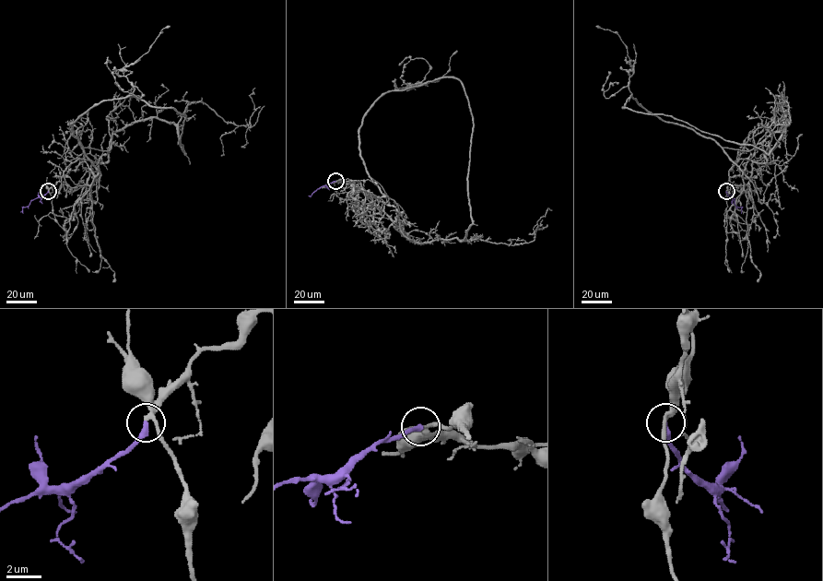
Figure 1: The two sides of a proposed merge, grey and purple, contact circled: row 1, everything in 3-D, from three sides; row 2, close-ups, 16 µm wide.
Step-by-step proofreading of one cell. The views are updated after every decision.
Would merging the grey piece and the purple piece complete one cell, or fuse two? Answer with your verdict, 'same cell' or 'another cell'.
same cell

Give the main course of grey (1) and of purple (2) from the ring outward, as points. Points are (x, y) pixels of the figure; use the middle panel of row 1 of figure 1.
1: (335, 181), (375, 197), (386, 196), (361, 157), (363, 115), (386, 93), (437, 81), (456, 50)
2: (335, 181), (317, 189), (311, 195)

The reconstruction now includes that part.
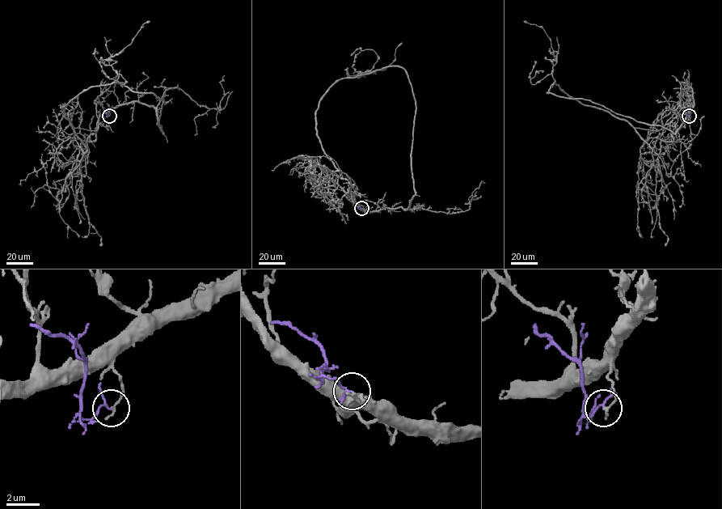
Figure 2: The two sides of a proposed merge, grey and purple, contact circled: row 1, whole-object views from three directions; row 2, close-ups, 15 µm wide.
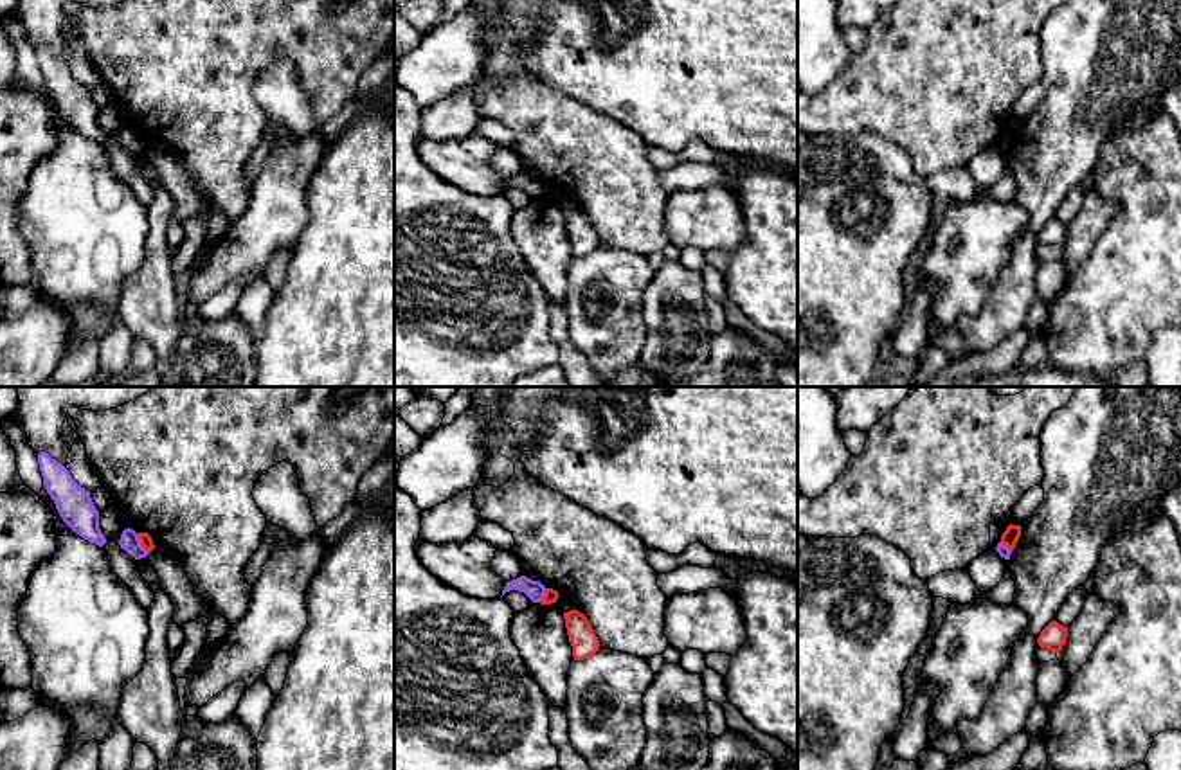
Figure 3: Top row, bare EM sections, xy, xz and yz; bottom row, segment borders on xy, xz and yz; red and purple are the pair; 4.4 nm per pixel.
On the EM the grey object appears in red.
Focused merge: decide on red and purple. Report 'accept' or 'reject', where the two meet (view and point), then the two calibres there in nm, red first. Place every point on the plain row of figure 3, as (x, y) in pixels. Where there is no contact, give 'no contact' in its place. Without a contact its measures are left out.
reject; contact xy (141, 141); calibres 60 and 90 nm

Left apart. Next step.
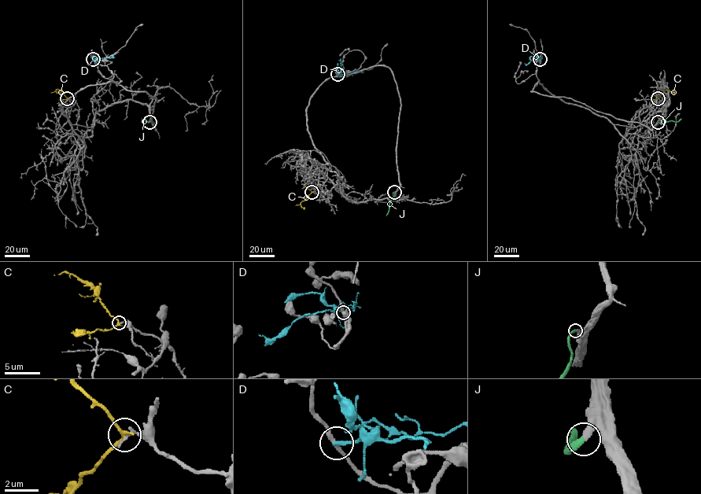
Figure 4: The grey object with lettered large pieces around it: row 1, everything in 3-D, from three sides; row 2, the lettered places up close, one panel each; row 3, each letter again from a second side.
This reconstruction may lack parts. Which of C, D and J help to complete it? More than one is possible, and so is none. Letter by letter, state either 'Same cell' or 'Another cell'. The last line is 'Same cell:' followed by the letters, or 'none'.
C: Another cell
D: Another cell
J: Same cell
Same cell: J

